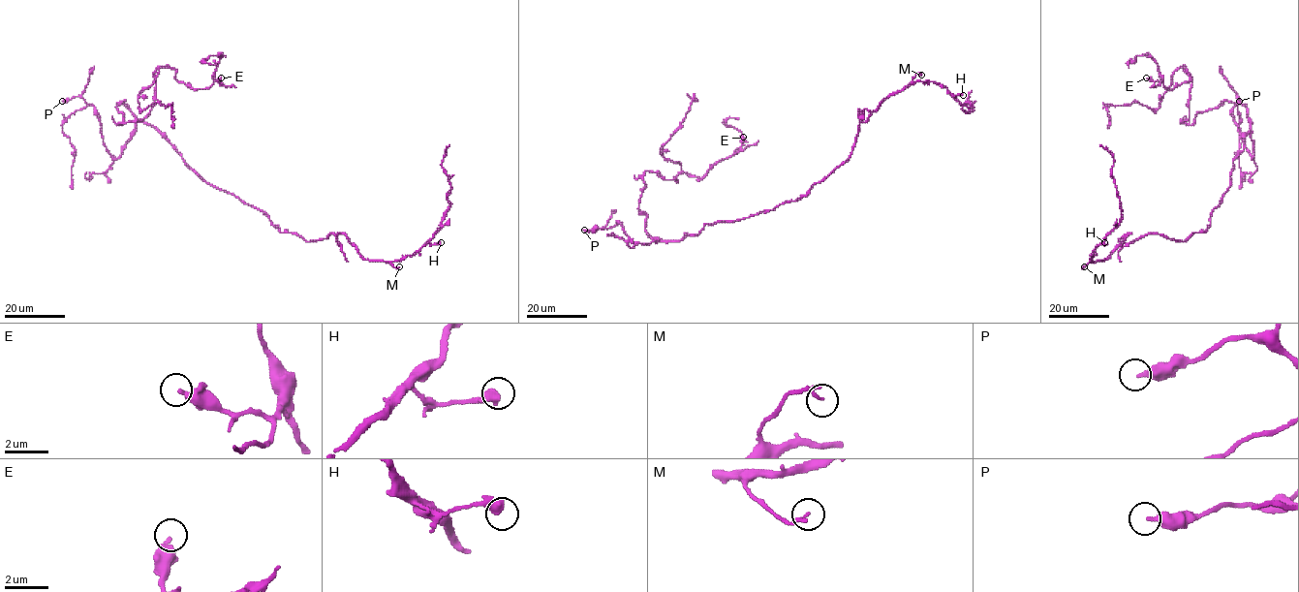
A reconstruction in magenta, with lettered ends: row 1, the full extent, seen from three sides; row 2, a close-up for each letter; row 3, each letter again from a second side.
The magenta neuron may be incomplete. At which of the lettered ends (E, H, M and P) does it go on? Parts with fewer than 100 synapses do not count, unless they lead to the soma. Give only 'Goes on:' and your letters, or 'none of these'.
Goes on: none of these

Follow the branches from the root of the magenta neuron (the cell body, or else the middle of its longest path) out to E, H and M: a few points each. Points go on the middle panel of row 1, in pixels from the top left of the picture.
E: (742, 219), (661, 241), (646, 233), (639, 200), (646, 171), (699, 180), (738, 151), (743, 137)
H: (742, 219), (798, 200), (839, 167), (854, 143), (858, 110), (865, 122), (886, 98), (918, 81), (963, 95)
M: (742, 219), (798, 200), (824, 180), (851, 152), (860, 124), (858, 110), (865, 122), (886, 98), (921, 75)

